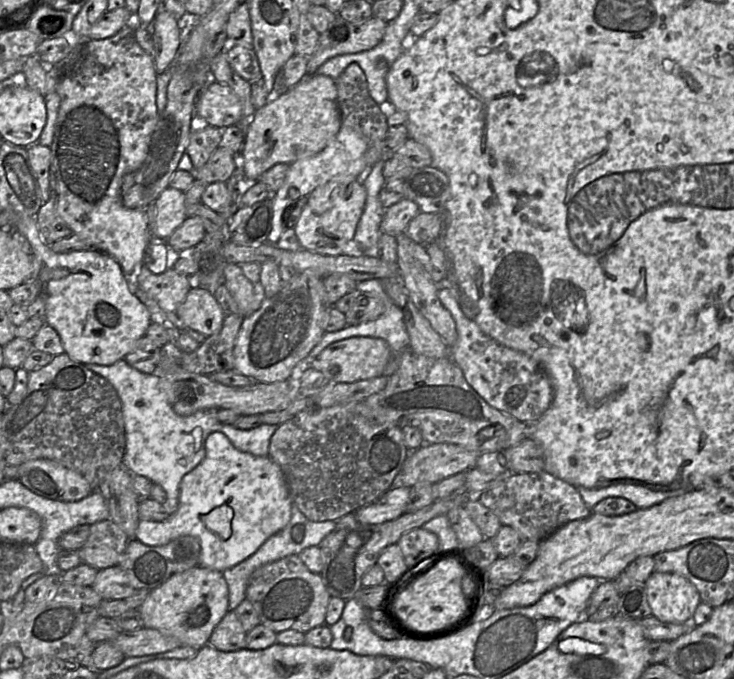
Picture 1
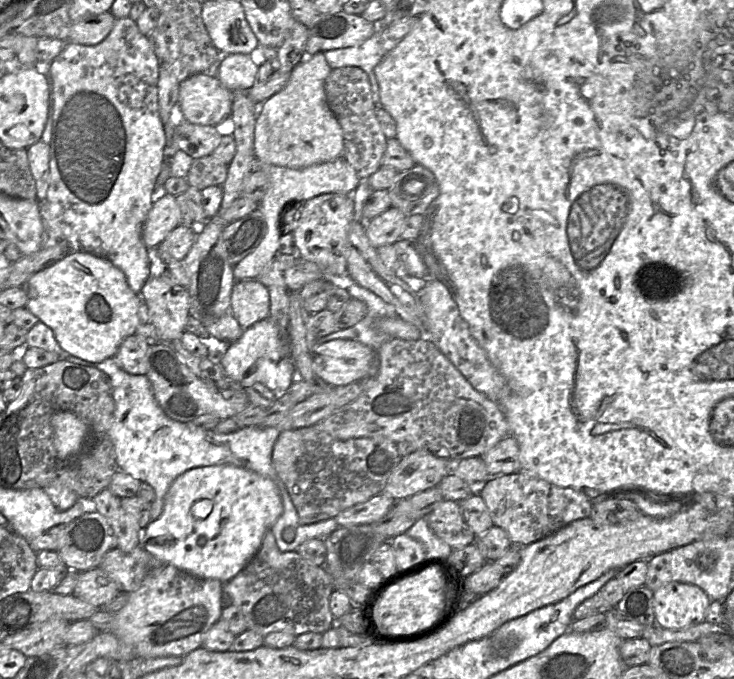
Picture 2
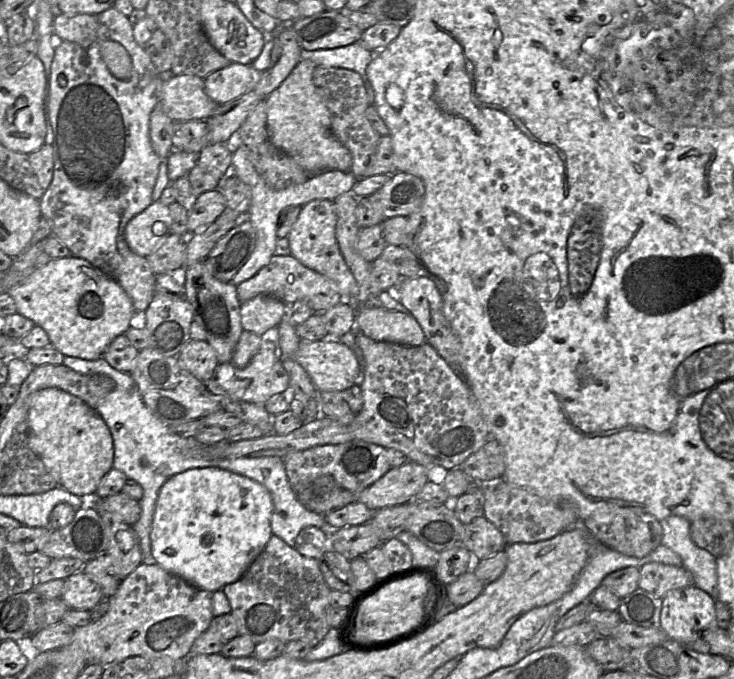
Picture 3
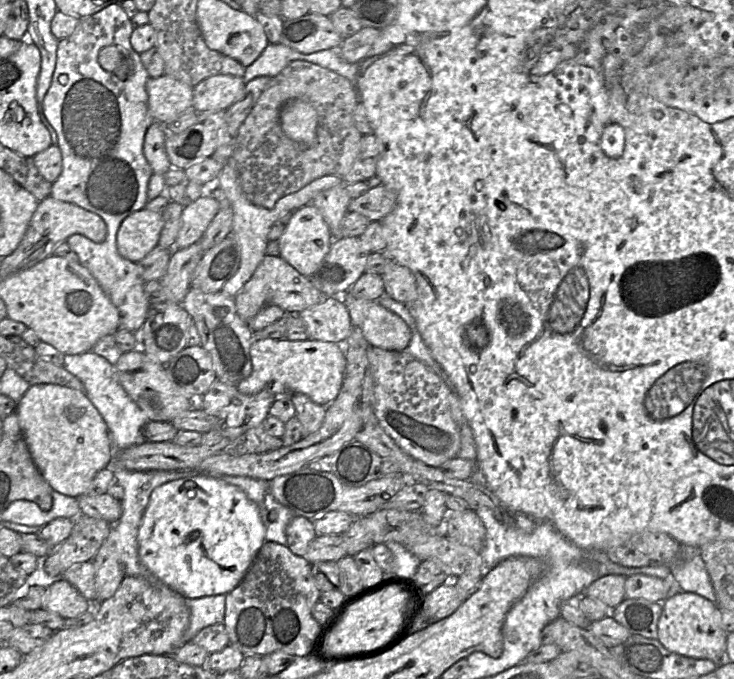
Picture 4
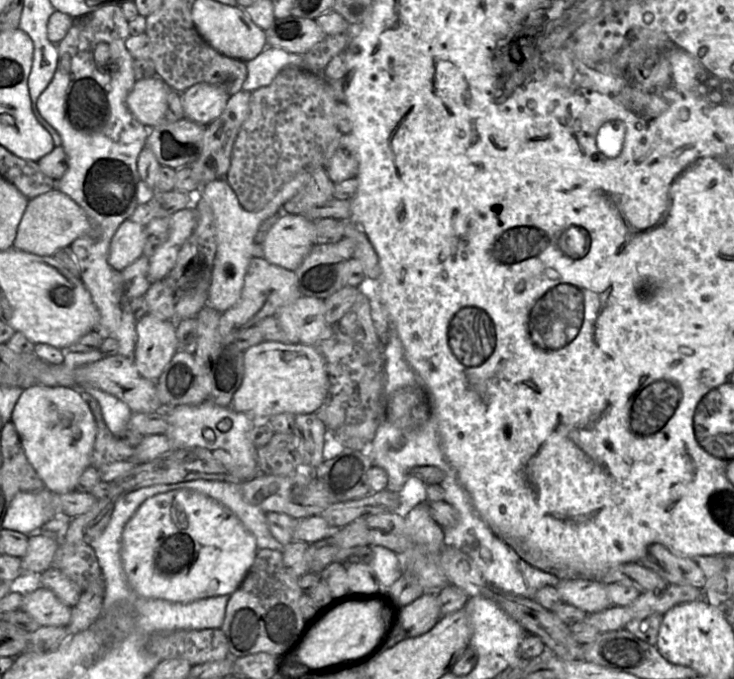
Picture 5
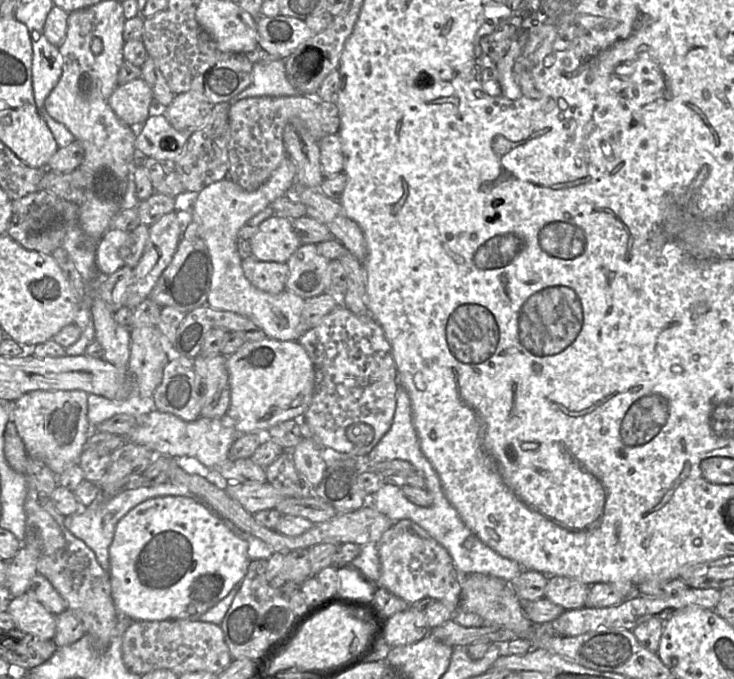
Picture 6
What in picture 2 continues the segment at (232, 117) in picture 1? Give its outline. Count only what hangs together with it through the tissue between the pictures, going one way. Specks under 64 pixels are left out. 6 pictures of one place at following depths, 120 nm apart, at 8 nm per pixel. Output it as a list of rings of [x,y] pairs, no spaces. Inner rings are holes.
[[[196,73],[179,83],[179,111],[193,124],[218,125],[232,113],[232,91],[207,73]]]

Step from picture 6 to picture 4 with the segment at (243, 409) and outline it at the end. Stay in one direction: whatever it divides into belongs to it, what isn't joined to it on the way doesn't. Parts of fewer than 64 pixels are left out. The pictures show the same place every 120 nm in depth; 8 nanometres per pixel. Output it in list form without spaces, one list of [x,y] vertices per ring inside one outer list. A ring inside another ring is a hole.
[[[258,339],[251,343],[251,374],[242,380],[237,389],[253,395],[271,386],[277,397],[283,393],[302,393],[313,402],[327,407],[337,397],[343,383],[347,360],[334,342],[319,340],[290,341],[286,339]]]

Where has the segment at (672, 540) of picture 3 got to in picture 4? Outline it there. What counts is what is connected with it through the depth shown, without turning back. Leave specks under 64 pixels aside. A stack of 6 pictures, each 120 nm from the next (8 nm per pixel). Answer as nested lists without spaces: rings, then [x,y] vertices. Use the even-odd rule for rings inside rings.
[[[681,546],[681,549],[684,551],[684,560],[682,557],[682,563],[671,568],[679,589],[696,593],[715,603],[716,594],[700,549],[690,546]]]

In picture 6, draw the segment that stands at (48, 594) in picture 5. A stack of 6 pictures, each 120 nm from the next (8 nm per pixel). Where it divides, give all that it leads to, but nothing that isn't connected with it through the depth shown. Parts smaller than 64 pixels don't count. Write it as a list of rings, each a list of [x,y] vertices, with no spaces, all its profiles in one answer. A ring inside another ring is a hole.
[[[28,592],[10,597],[4,602],[4,609],[12,616],[18,630],[42,640],[53,640],[56,633],[56,616]]]

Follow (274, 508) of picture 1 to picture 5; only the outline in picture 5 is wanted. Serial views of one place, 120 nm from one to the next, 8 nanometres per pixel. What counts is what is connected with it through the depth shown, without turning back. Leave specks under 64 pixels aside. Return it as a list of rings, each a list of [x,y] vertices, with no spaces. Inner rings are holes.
[[[177,489],[147,498],[125,524],[121,559],[130,586],[142,597],[189,603],[232,594],[244,580],[258,551],[255,536],[240,519],[207,495]]]

